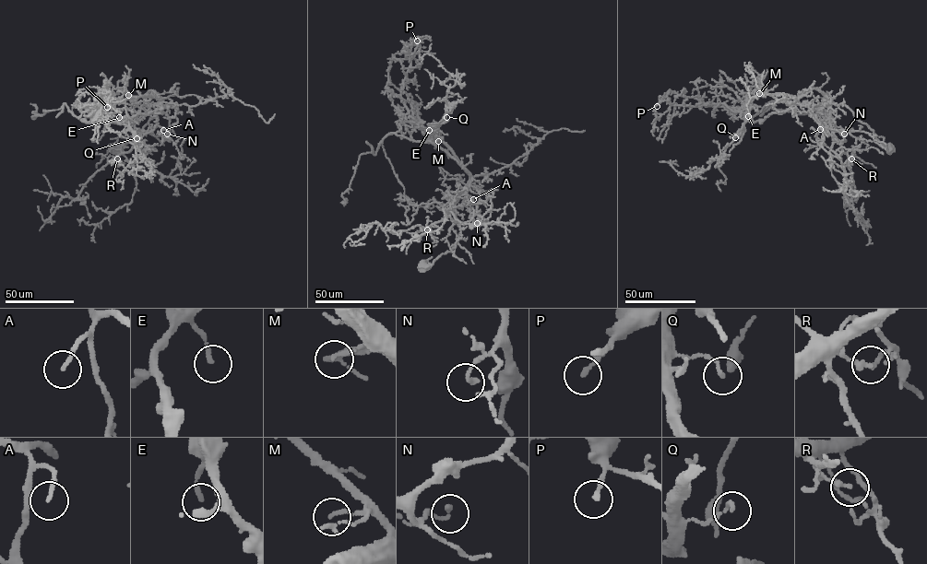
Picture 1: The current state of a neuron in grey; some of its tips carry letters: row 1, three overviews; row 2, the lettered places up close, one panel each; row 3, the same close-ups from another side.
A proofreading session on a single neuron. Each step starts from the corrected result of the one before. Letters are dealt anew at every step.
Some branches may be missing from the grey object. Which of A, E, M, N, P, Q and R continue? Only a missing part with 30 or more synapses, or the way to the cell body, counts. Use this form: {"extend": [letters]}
{"extend": []}

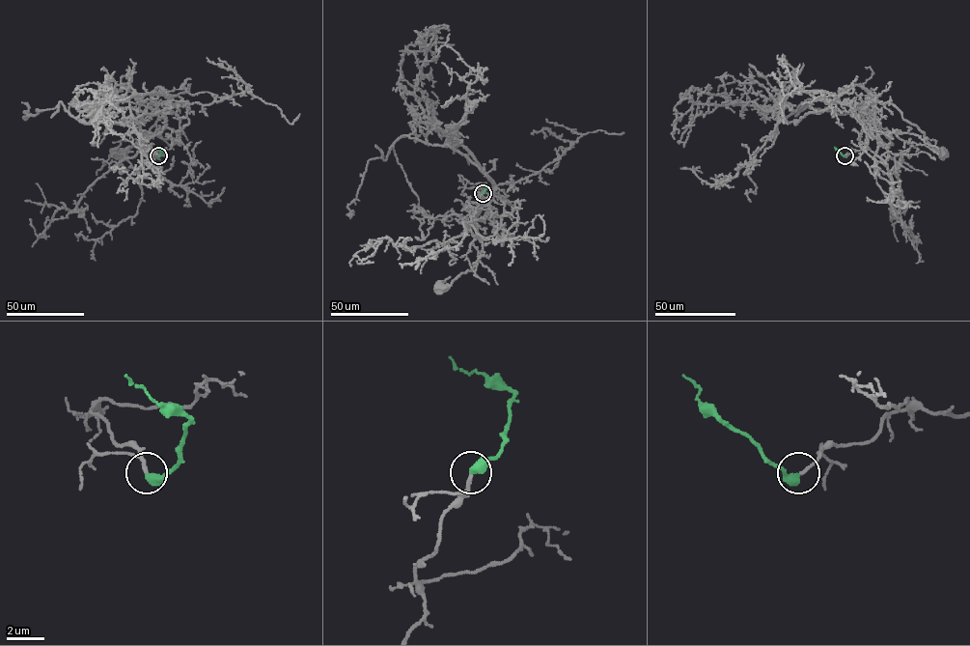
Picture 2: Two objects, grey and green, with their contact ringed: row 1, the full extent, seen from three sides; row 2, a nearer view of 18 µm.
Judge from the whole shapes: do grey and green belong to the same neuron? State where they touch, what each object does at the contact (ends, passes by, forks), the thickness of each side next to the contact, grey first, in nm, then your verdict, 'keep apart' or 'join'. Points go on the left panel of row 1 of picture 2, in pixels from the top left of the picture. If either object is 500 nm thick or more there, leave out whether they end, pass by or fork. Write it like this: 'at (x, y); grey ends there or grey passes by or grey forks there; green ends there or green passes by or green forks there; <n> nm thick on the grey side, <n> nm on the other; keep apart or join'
at (158, 155); grey ends there; green ends there; 170 nm thick on the grey side, 460 nm on the other; join

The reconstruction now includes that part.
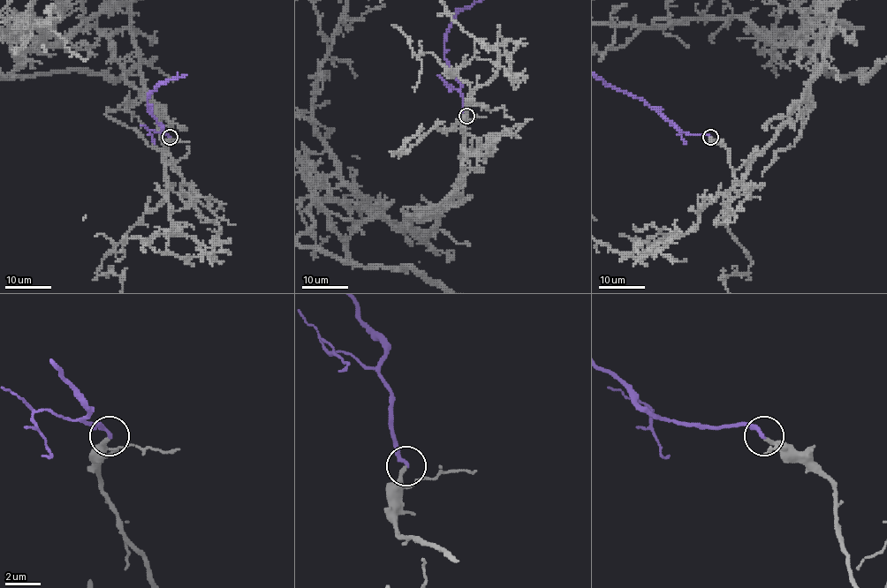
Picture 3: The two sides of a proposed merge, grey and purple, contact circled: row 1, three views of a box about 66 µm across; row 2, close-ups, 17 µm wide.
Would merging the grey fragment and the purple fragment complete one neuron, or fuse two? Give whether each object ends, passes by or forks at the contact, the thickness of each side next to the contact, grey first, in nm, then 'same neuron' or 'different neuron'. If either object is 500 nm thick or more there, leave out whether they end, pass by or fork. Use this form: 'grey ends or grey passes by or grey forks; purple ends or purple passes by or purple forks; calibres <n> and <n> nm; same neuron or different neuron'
grey ends; purple ends; calibres 220 and 220 nm; same neuron

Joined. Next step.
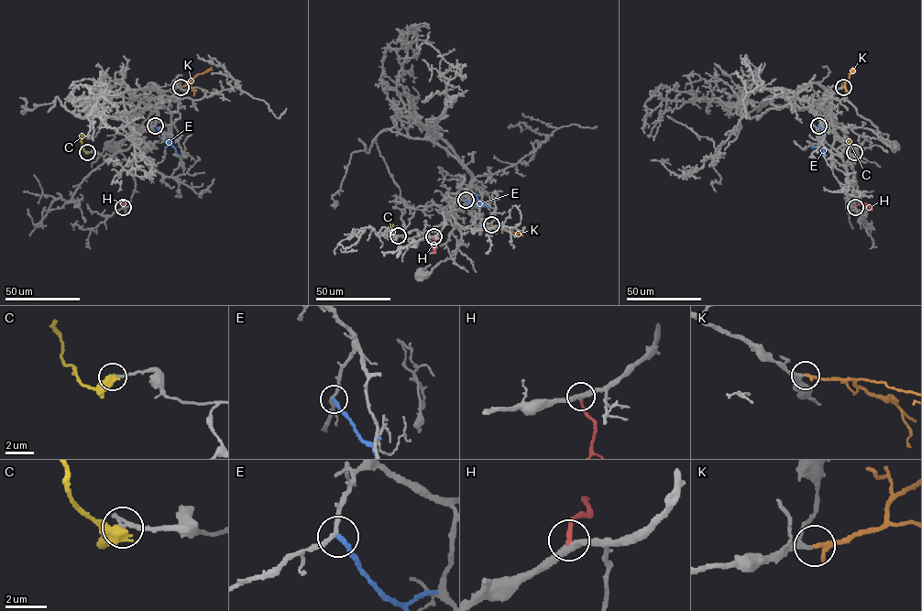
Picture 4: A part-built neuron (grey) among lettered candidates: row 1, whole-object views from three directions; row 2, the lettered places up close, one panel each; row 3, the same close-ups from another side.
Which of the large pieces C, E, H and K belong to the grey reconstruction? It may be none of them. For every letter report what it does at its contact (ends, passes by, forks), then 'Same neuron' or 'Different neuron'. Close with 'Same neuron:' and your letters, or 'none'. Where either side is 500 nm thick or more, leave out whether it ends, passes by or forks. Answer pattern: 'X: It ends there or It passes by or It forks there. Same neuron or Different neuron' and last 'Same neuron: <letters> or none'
C: Different neuron
E: It ends there. Different neuron
H: It ends there. Different neuron
K: It ends there. Same neuron
Same neuron: K

